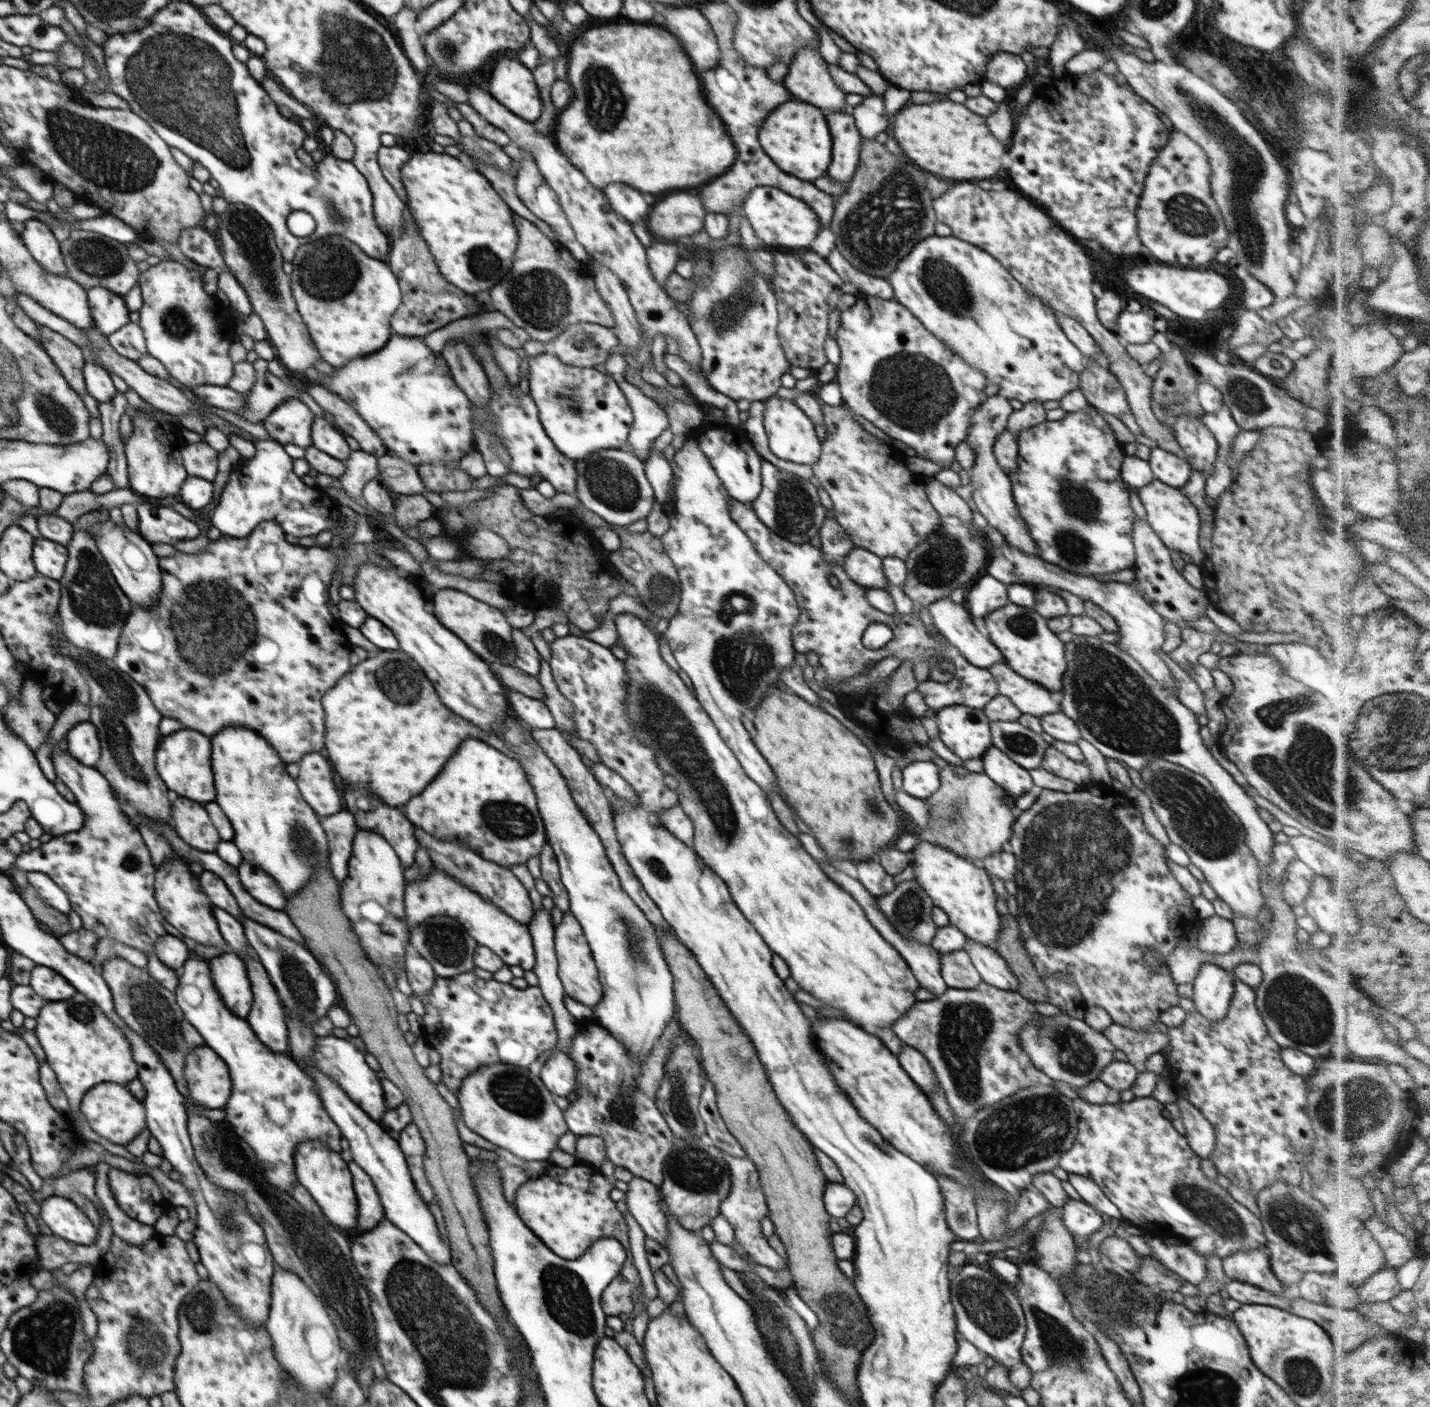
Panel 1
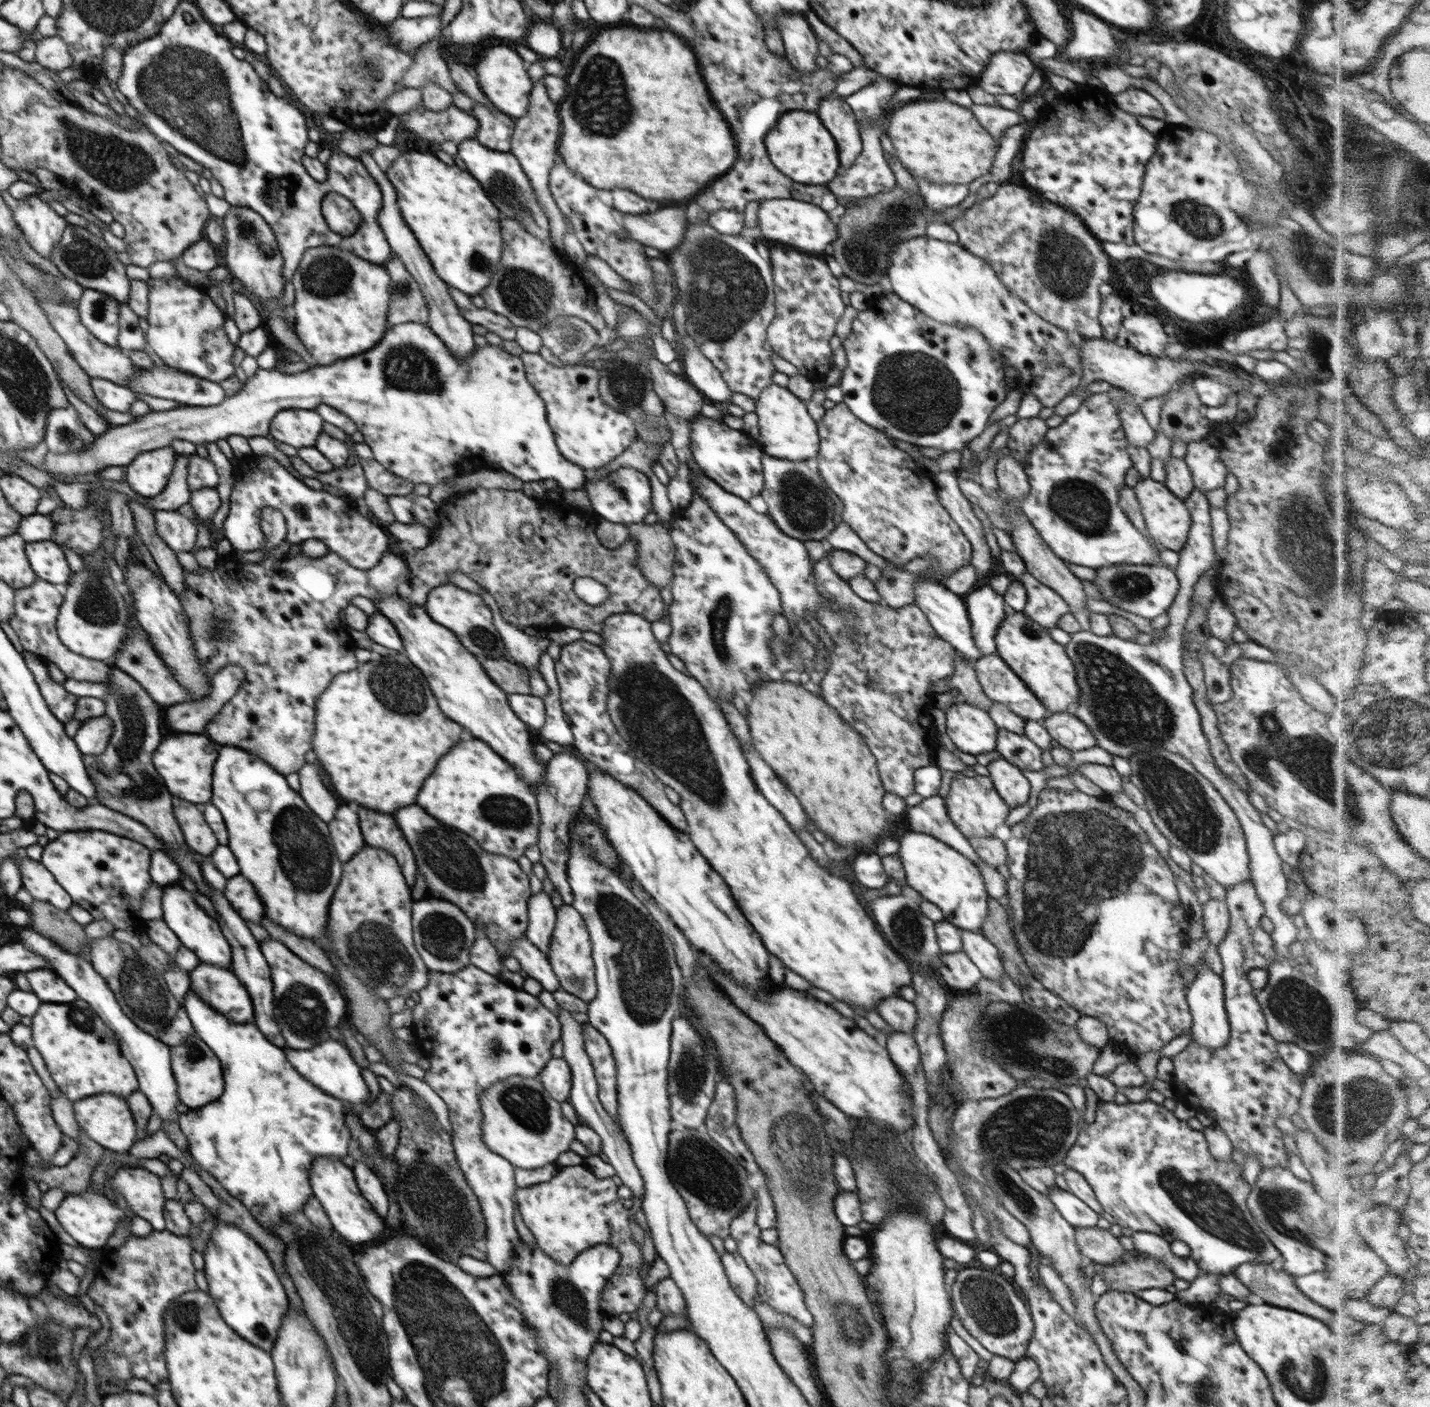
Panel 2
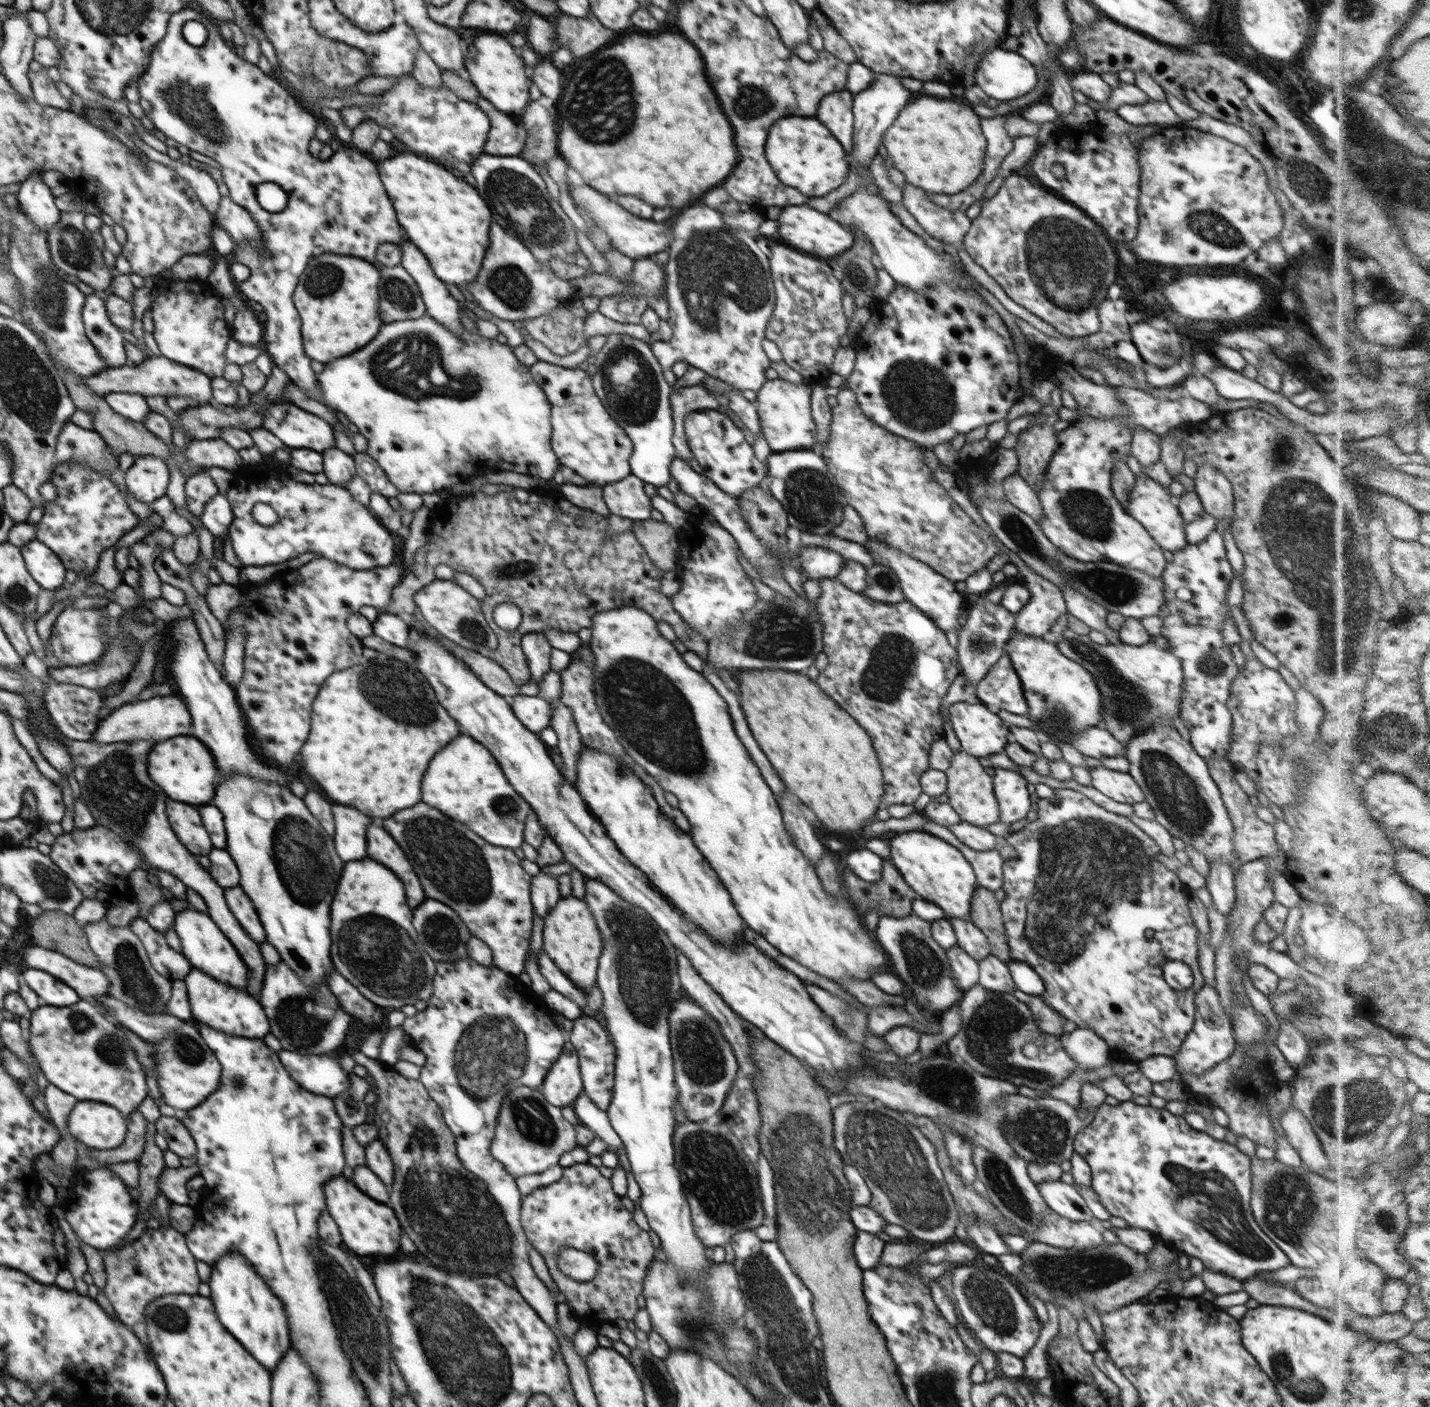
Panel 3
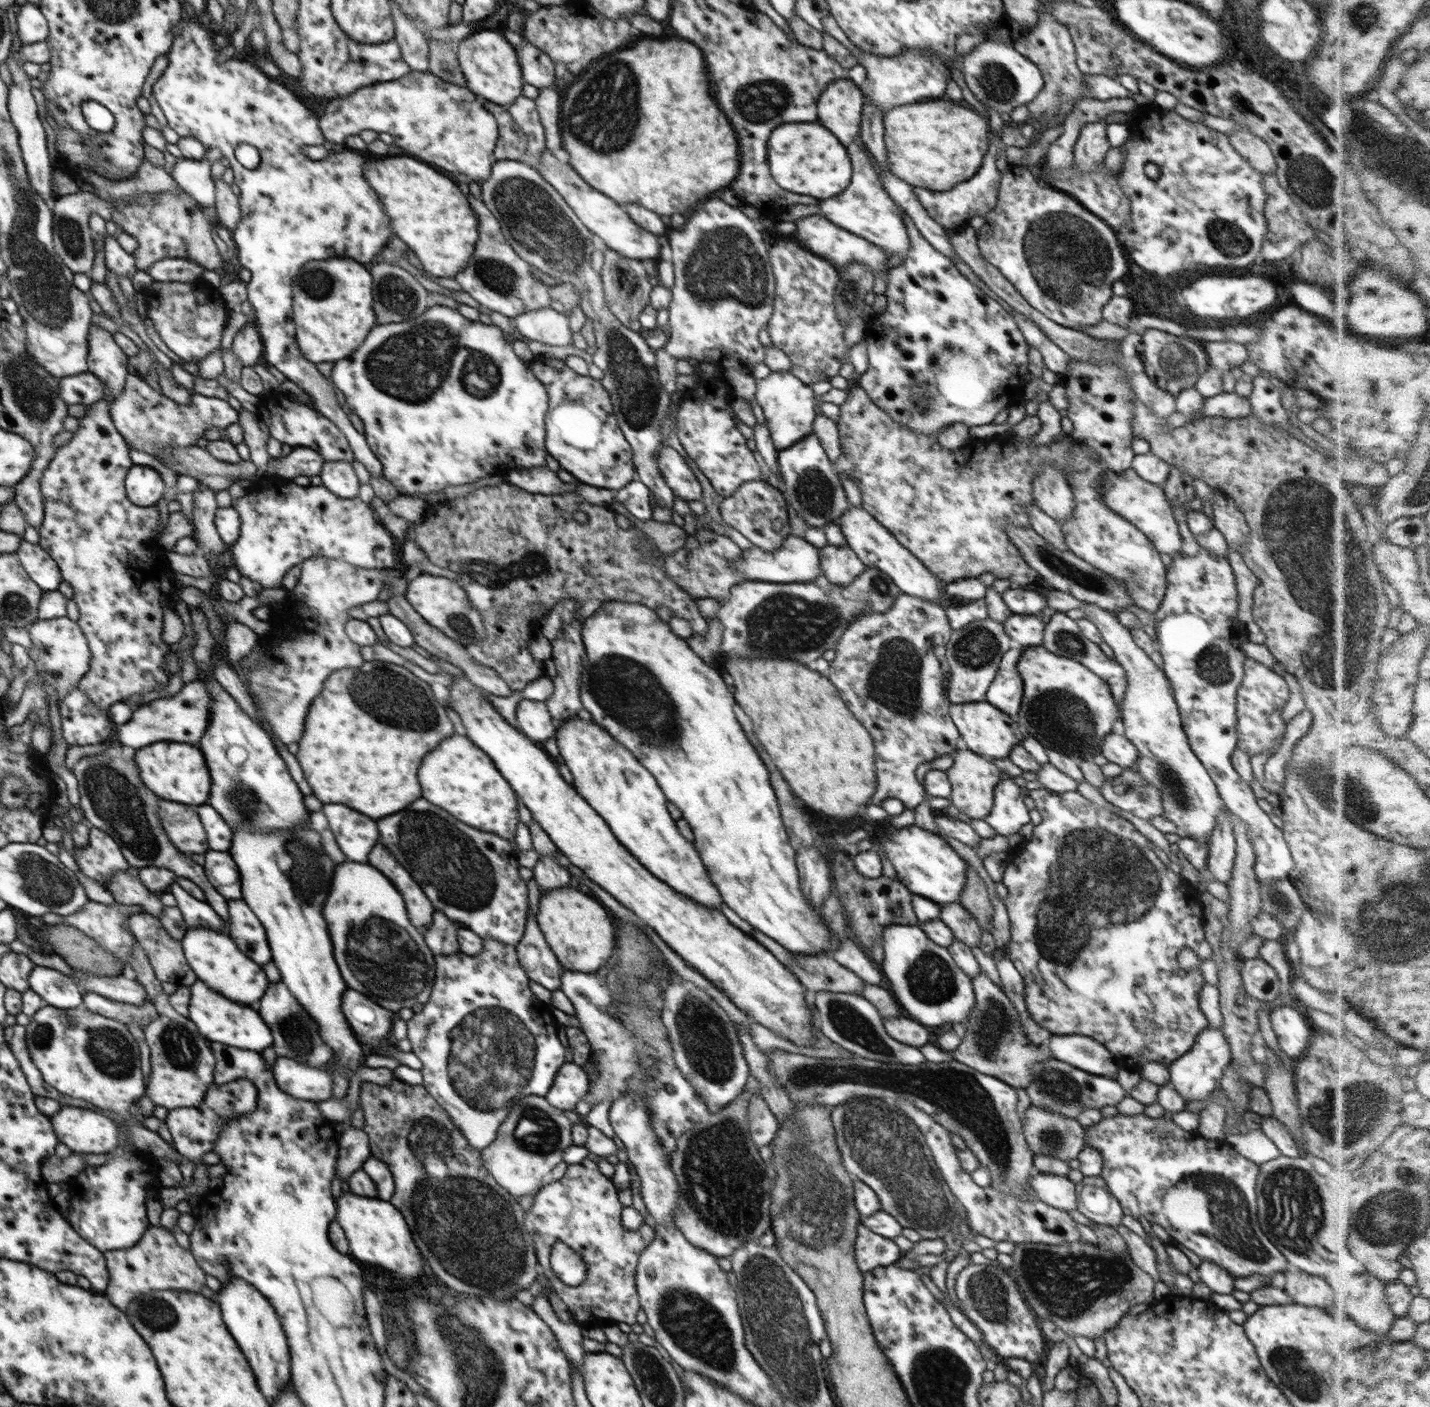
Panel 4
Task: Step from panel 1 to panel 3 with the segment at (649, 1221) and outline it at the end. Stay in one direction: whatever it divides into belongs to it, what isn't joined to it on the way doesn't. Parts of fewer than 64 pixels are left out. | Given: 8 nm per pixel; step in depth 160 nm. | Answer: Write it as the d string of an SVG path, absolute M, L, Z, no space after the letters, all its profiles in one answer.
M584 1091L574 1101L572 1108L576 1112L579 1122L598 1135L605 1142L608 1151L618 1156L618 1149L622 1148L623 1142L619 1134L612 1128L610 1118L606 1115L606 1112L598 1109Z

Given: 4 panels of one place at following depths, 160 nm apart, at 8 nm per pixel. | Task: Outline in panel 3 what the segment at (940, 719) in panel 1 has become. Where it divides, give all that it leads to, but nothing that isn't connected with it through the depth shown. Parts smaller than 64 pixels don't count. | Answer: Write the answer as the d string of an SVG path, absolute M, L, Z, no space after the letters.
M958 702L950 706L949 712L962 750L976 758L1002 753L1011 740L1009 724L980 702Z

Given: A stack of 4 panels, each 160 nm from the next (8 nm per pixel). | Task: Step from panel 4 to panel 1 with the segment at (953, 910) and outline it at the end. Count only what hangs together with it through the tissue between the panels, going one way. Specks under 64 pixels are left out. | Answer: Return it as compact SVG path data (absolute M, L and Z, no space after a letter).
M968 940L966 949L981 976L982 982L1000 990L1017 990L1019 982L1016 975L995 949L972 940Z

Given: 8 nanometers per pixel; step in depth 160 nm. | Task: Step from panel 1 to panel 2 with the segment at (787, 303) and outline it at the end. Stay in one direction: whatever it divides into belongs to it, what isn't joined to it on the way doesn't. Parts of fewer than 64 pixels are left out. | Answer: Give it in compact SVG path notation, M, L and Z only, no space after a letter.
M770 250L776 314L767 328L767 342L782 359L798 369L798 374L813 383L823 381L834 367L830 338L846 308L838 277L826 261L798 250Z

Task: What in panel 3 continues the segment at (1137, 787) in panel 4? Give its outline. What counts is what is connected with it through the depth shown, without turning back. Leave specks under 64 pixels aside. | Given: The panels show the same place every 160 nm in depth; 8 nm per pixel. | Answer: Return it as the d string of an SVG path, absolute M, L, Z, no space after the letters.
M1096 765L1090 768L1090 773L1092 786L1116 802L1133 805L1145 800L1140 786L1129 772L1116 772Z

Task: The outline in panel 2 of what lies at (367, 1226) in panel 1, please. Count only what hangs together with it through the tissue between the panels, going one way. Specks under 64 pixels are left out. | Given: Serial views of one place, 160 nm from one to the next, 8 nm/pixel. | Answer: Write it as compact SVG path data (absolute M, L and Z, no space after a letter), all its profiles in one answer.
M356 1161L351 1170L362 1196L370 1202L372 1209L379 1214L379 1217L384 1219L388 1212L388 1206L390 1206L390 1200L380 1178L363 1162Z

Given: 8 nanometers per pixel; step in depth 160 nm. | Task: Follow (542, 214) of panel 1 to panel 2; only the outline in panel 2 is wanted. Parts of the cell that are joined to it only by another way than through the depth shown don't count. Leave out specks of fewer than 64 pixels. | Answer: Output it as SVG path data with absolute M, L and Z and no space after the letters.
M542 79L532 88L528 106L528 114L516 120L515 131L511 139L511 154L517 157L526 176L532 183L544 214L548 216L548 224L551 227L551 244L561 254L564 253L563 238L566 231L566 223L559 206L555 203L553 194L549 189L549 174L557 158L557 149L561 134L561 119L559 118L559 106L557 102L548 97L548 92Z

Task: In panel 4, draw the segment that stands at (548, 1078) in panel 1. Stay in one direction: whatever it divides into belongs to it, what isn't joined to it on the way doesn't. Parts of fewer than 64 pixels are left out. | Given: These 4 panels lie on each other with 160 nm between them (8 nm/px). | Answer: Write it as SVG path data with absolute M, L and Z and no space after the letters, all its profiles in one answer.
M569 1059L558 1070L545 1100L559 1110L574 1111L578 1102L586 1097L589 1089L586 1072Z

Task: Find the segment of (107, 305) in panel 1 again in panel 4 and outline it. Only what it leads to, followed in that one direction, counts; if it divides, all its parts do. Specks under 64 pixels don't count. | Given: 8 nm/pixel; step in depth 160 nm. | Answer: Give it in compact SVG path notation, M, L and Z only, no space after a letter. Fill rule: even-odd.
M91 323L89 328L89 353L88 353L88 371L95 374L106 386L107 393L105 397L97 403L87 405L87 413L79 418L78 428L73 432L72 438L68 444L58 447L54 458L48 463L47 469L43 472L41 478L41 493L44 503L45 517L43 523L39 527L39 545L55 560L56 565L60 568L60 573L64 582L70 583L74 591L74 602L78 606L79 613L78 624L82 628L82 632L90 642L90 649L92 651L92 660L90 662L91 668L88 673L80 680L77 685L77 690L82 691L88 699L96 705L105 715L108 716L109 708L117 703L128 700L134 694L142 694L142 692L152 692L152 690L163 690L168 684L169 677L166 671L166 654L175 647L169 645L162 639L163 624L164 624L164 606L170 607L170 593L172 593L171 580L172 577L166 576L165 568L161 566L166 563L166 555L162 554L158 544L159 538L163 533L163 526L160 525L160 510L157 505L152 506L136 506L127 497L125 491L125 476L128 474L130 468L133 467L132 460L130 459L130 446L124 440L124 437L118 432L118 429L112 422L112 415L117 411L120 405L123 405L123 400L126 396L125 382L126 379L131 377L130 372L127 370L129 357L118 346L118 343L113 339L113 334L98 325ZM148 581L156 582L158 588L156 590L140 590L140 584L146 584Z

